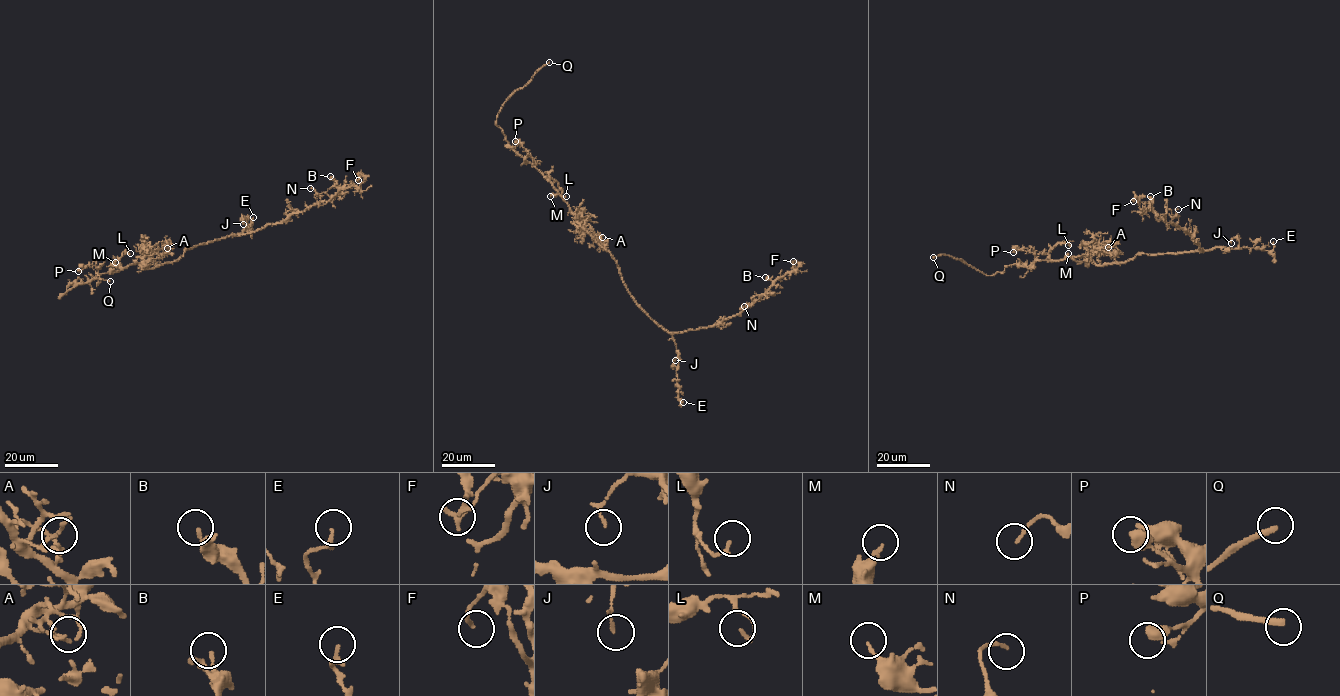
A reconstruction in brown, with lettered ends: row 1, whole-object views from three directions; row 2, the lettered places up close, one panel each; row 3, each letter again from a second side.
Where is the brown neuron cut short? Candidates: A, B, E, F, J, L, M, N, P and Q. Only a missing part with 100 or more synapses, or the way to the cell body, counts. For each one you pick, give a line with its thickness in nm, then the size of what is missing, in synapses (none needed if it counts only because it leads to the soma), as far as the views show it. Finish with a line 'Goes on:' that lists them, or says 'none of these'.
Q: calibre 260 nm
Goes on: Q

